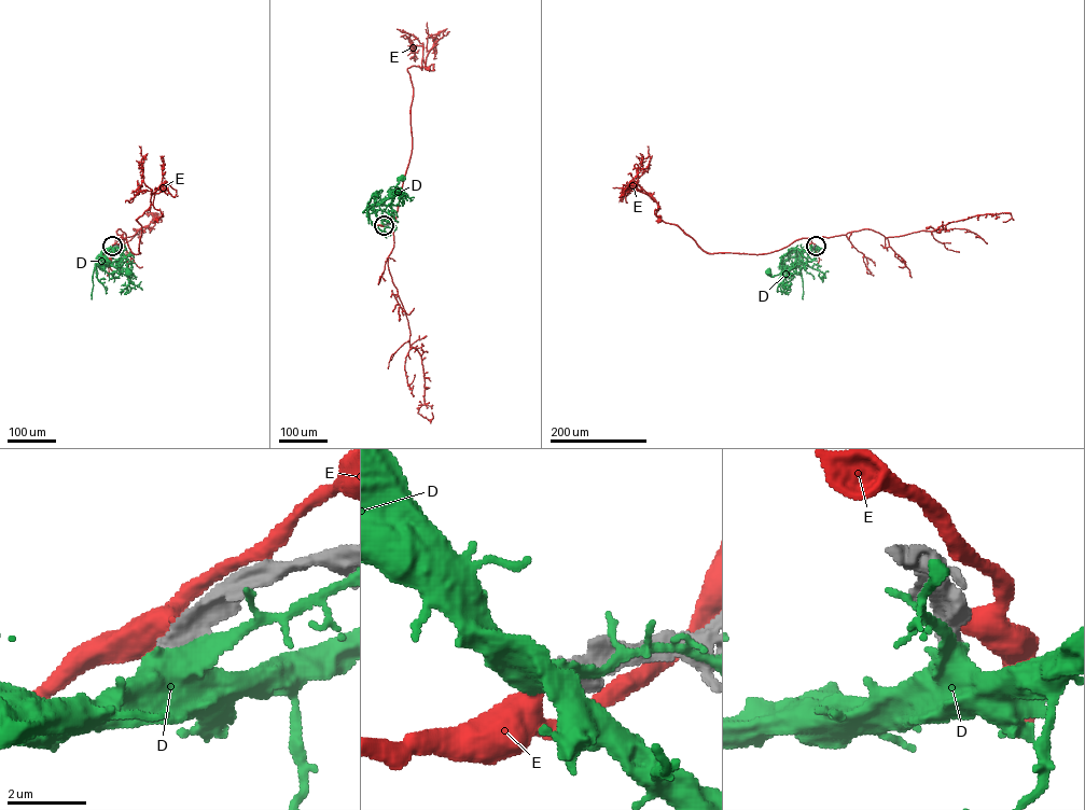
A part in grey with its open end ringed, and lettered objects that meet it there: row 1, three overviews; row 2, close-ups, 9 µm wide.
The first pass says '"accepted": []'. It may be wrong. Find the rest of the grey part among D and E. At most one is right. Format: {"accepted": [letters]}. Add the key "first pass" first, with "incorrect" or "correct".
{"first pass": "correct", "accepted": []}

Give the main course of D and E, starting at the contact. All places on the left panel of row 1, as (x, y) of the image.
D: (113, 246), (101, 251), (102, 255), (124, 275), (128, 273)
E: (113, 246), (125, 238), (133, 253), (140, 253), (141, 226), (136, 220), (152, 205), (163, 215), (156, 220)

